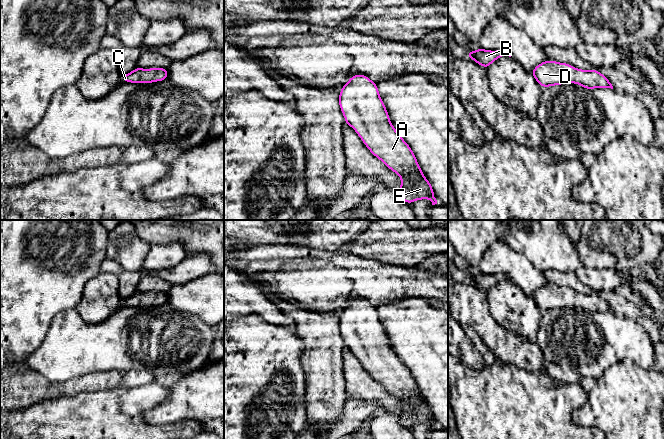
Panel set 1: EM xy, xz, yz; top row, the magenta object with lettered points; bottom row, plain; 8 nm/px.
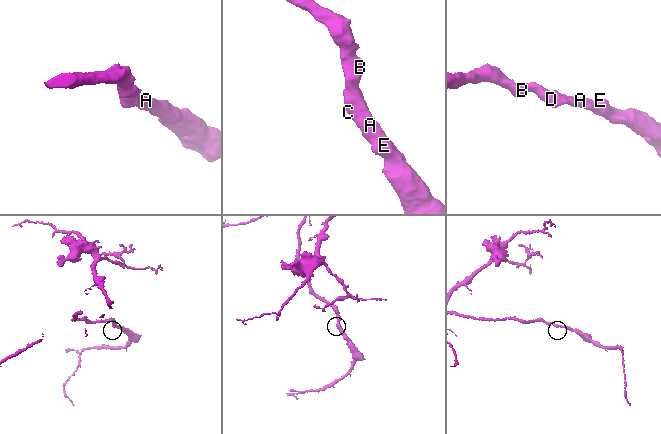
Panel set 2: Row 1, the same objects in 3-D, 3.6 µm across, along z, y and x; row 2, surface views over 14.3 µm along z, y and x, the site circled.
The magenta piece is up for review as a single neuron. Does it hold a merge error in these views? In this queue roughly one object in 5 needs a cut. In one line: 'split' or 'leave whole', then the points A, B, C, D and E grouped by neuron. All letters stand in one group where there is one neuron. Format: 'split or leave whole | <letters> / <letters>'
leave whole | A B C D E

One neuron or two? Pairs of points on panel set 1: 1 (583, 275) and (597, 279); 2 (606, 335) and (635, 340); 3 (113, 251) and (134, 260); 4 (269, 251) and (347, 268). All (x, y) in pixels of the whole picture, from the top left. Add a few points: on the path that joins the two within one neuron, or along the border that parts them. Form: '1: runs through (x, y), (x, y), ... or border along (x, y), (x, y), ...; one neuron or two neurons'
1: runs through (586, 276), (594, 278); one neuron
2: runs through (613, 338), (628, 340); one neuron
3: runs through (118, 251), (125, 251), (129, 255); one neuron
4: runs through (288, 252), (305, 268), (328, 268); one neuron

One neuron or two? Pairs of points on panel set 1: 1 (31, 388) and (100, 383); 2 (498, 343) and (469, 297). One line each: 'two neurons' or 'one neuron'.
1: one neuron
2: one neuron

